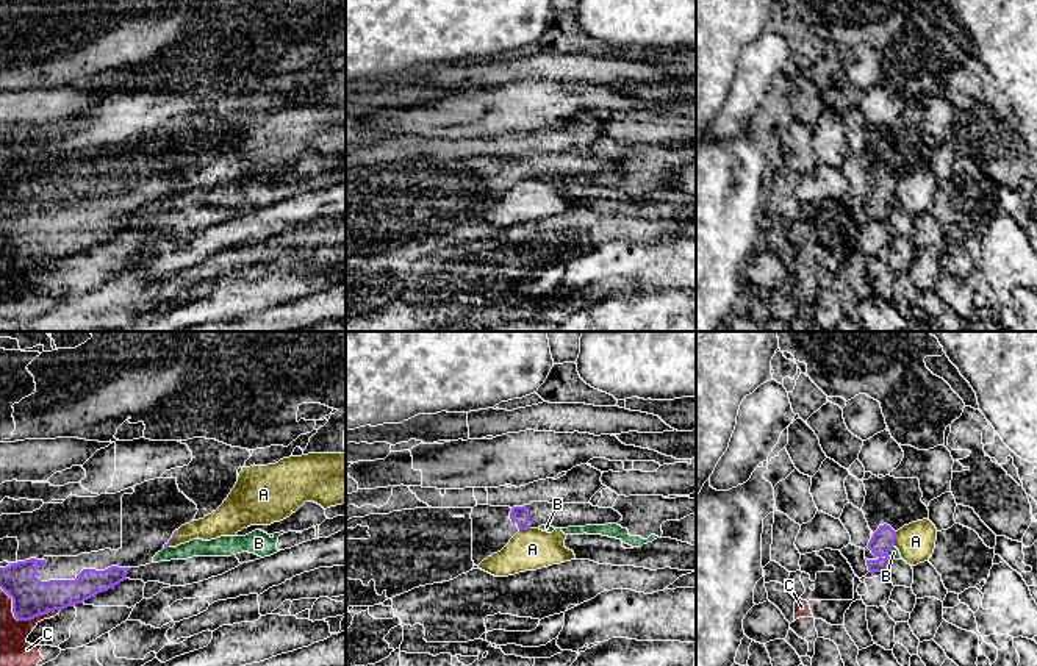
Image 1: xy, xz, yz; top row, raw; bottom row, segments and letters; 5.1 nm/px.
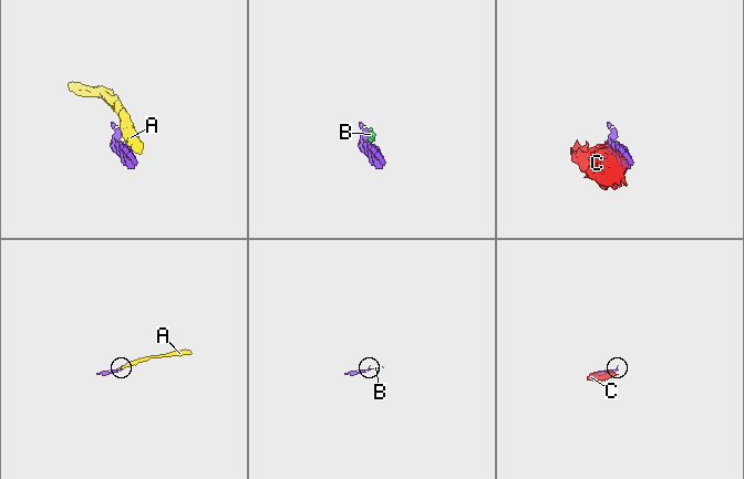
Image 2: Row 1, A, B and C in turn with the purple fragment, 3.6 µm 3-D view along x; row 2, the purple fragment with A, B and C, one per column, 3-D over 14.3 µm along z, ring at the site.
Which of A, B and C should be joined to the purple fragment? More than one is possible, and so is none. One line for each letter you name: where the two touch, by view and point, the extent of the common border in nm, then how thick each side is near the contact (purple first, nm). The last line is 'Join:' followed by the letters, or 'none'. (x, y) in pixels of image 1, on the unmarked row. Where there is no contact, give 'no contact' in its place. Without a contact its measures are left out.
Join: none

